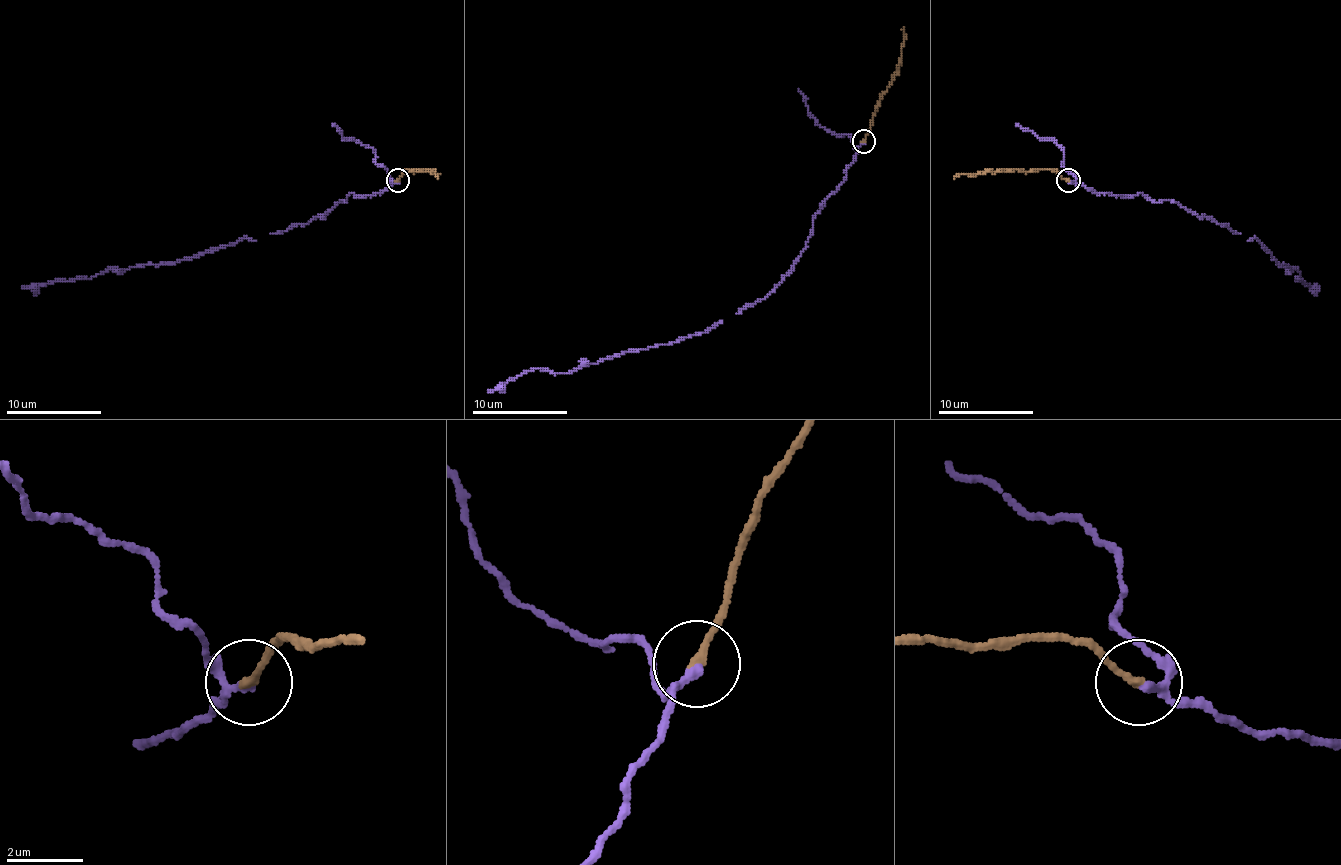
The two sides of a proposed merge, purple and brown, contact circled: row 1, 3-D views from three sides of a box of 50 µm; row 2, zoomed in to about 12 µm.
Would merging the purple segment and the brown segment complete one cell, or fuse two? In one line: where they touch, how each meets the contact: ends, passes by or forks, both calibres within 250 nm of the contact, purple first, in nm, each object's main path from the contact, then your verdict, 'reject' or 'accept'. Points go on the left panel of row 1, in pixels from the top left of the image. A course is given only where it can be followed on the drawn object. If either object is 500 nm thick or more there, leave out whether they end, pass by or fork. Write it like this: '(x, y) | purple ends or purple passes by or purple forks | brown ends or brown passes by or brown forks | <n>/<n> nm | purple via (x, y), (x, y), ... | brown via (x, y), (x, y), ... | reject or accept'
(397, 180) | purple passes by | brown ends | 180/220 nm | purple via (397, 181), (380, 193), (349, 195), (323, 217), (256, 241), (244, 238), (201, 255), (22, 288) | brown via (397, 181), (406, 169), (426, 169), (437, 174), (437, 178) | accept

